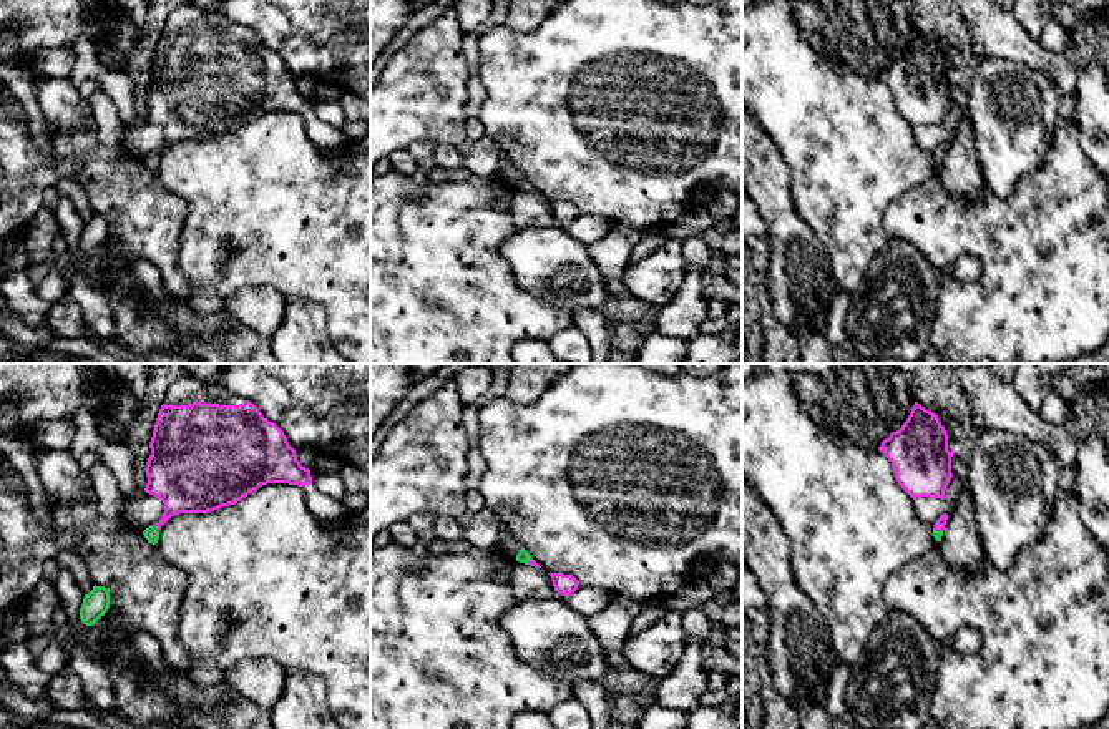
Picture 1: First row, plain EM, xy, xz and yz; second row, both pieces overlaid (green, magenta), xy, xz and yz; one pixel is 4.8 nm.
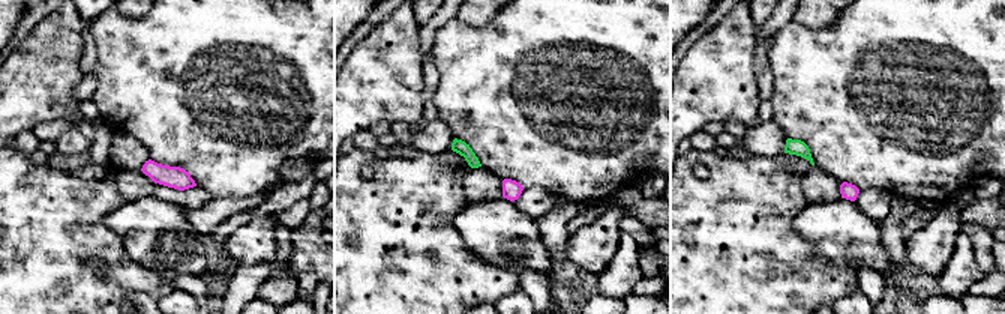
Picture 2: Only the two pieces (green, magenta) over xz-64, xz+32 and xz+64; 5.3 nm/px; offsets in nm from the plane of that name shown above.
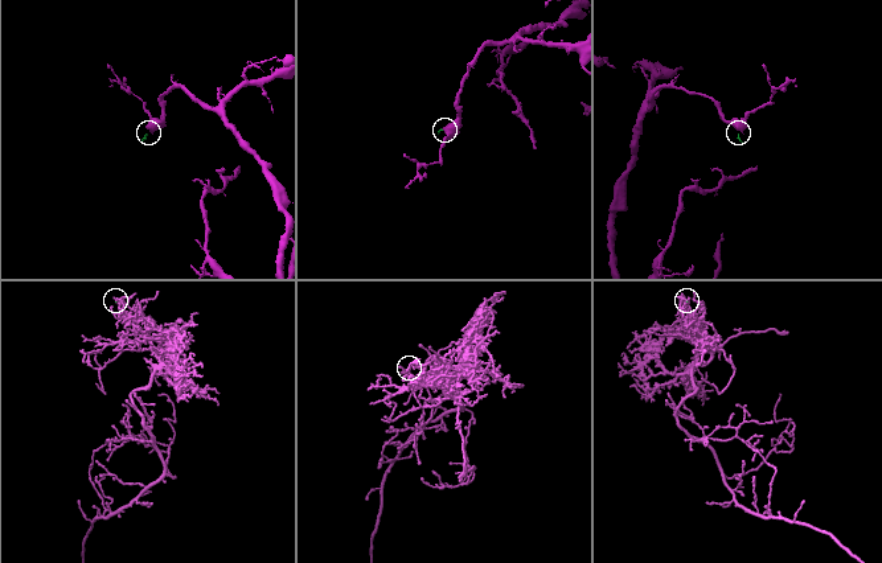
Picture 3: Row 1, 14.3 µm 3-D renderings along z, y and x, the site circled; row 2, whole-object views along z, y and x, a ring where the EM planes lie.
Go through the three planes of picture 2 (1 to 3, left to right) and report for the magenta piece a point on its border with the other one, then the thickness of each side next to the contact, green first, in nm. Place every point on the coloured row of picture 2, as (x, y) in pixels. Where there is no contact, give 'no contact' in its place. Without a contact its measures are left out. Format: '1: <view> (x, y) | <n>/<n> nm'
1: no contact
2: no contact
3: no contact

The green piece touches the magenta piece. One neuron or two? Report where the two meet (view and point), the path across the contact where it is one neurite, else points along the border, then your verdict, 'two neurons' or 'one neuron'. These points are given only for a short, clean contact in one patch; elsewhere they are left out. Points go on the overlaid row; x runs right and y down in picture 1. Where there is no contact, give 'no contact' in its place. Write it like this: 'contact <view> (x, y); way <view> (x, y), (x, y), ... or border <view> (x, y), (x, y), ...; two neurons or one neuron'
contact xy (156, 528); way xy (151, 533), (156, 528), (185, 485); one neuron

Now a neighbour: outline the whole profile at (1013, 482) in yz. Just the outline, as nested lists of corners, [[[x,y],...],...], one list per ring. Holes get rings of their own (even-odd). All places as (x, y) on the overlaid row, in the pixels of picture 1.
[[[980,428],[968,462],[968,482],[981,548],[994,568],[1008,573],[1018,555],[1043,536],[1056,505],[1059,477],[1061,467],[1043,443],[1001,428]]]

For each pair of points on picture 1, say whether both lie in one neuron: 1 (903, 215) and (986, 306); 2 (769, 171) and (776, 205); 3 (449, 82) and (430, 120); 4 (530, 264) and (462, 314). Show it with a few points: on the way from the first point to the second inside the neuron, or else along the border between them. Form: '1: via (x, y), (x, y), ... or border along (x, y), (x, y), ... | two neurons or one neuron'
1: via (937, 223), (957, 228), (990, 261), (990, 273) | one neuron
2: via (769, 180), (771, 196) | one neuron
3: via (439, 92), (430, 100), (430, 110) | one neuron
4: border along (507, 238), (498, 254), (515, 283), (545, 301) | two neurons

